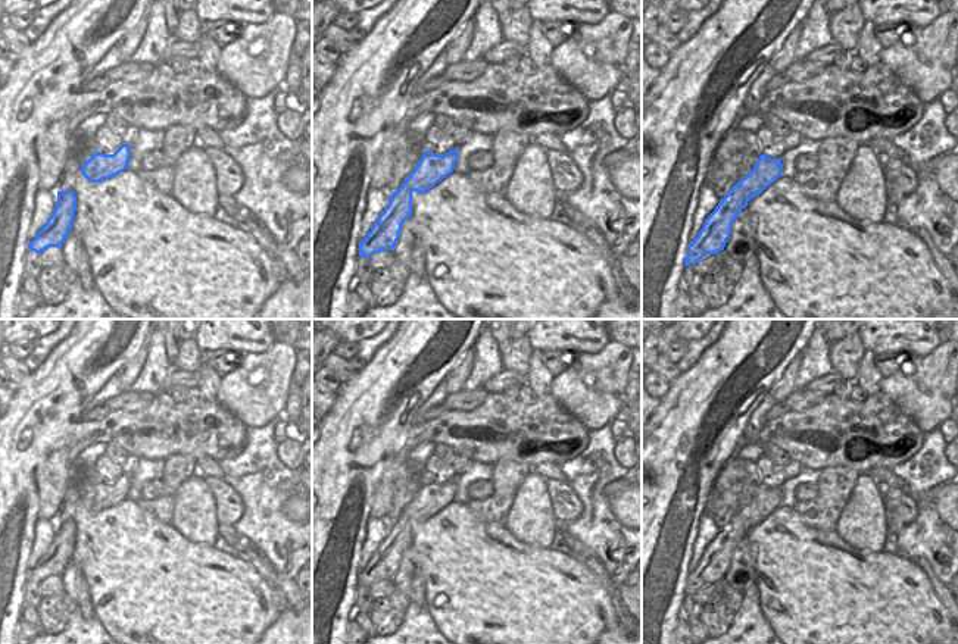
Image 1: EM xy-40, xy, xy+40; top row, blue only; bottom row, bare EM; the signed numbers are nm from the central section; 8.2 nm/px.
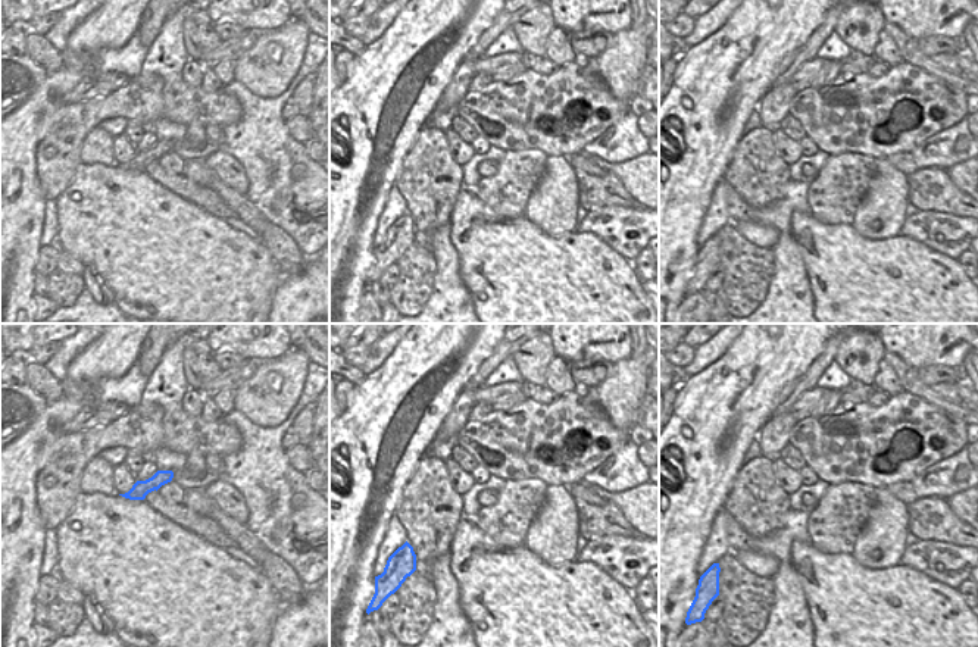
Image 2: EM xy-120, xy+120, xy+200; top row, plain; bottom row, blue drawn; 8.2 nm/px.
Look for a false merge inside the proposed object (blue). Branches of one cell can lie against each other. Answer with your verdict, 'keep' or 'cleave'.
keep

